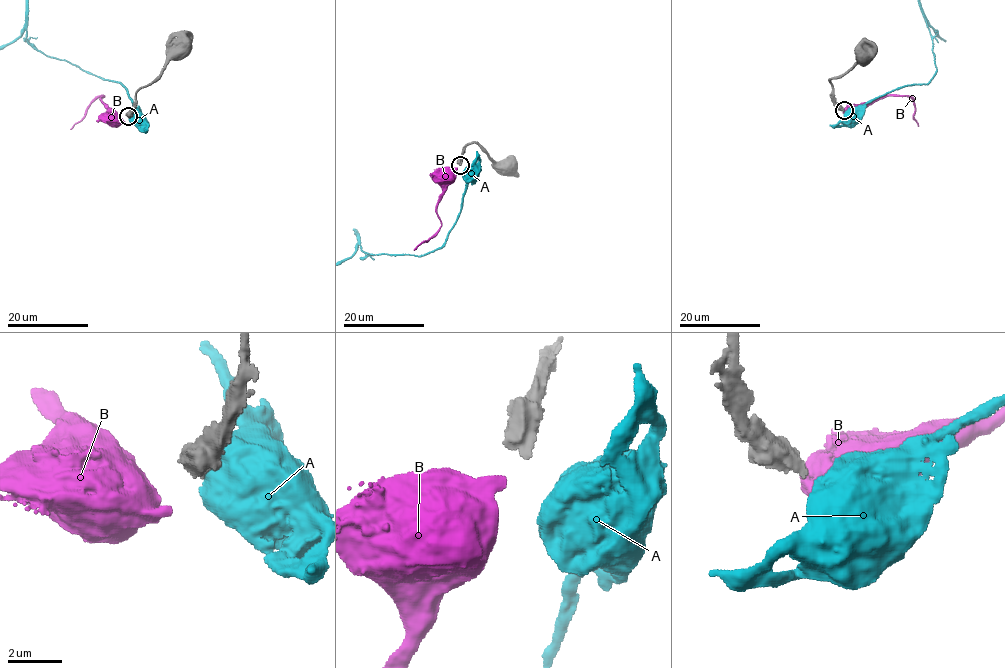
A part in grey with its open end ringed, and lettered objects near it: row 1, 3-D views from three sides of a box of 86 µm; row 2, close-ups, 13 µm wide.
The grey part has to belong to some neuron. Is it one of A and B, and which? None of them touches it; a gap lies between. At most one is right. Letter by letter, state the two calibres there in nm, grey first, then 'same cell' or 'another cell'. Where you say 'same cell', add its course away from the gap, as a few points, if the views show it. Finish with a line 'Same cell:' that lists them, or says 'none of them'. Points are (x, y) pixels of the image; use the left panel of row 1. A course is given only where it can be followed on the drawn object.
A: 440 nm thick on the grey side, 900 nm on the other; another cell
B: 440 nm thick on the grey side, 440 nm on the other; another cell
Same cell: none of them

